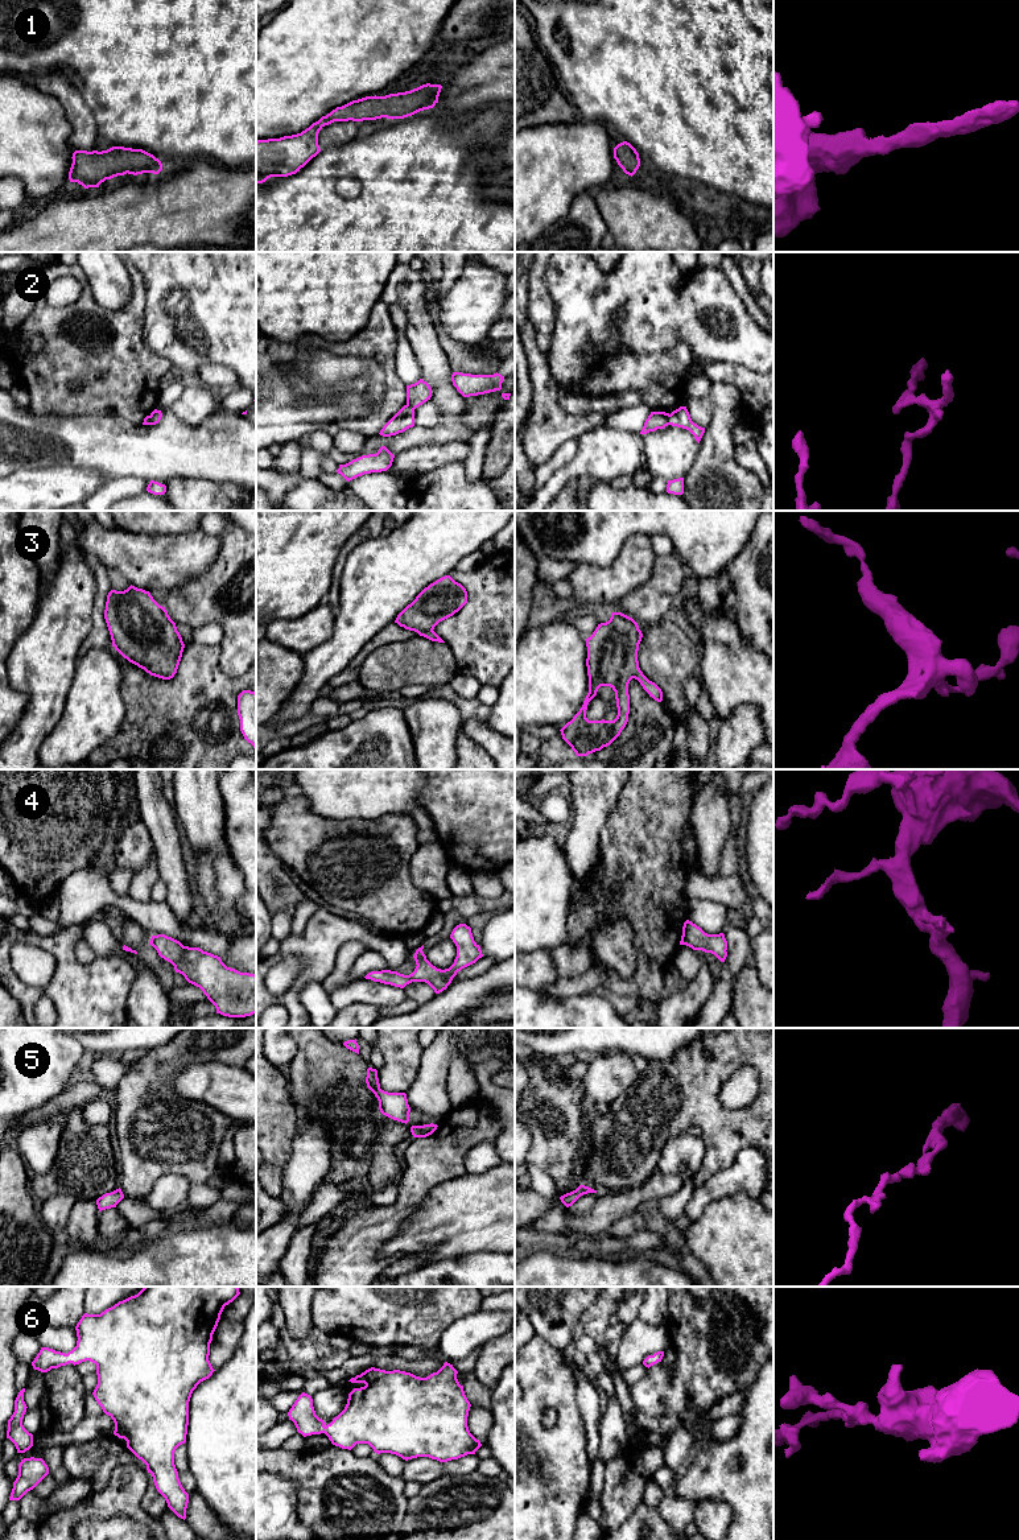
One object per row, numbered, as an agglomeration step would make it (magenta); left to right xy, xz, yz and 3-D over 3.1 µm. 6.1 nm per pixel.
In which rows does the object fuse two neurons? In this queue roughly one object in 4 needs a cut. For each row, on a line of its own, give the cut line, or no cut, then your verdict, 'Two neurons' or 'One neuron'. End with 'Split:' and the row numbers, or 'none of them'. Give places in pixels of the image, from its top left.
1: No split. One neuron
2: Split along yz (669, 415), (668, 424). Two neurons
3: No split. One neuron
4: No split. One neuron
5: No split. One neuron
6: No split. One neuron
Split: 2

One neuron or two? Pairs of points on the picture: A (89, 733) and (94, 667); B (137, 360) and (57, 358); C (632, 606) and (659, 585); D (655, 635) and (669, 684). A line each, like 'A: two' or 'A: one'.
A: one
B: one
C: one
D: one

